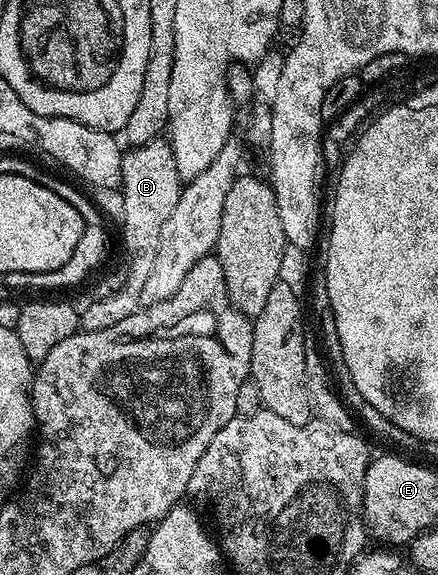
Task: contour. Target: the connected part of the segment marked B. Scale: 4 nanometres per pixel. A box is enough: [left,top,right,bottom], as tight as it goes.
[79,136,183,331]

